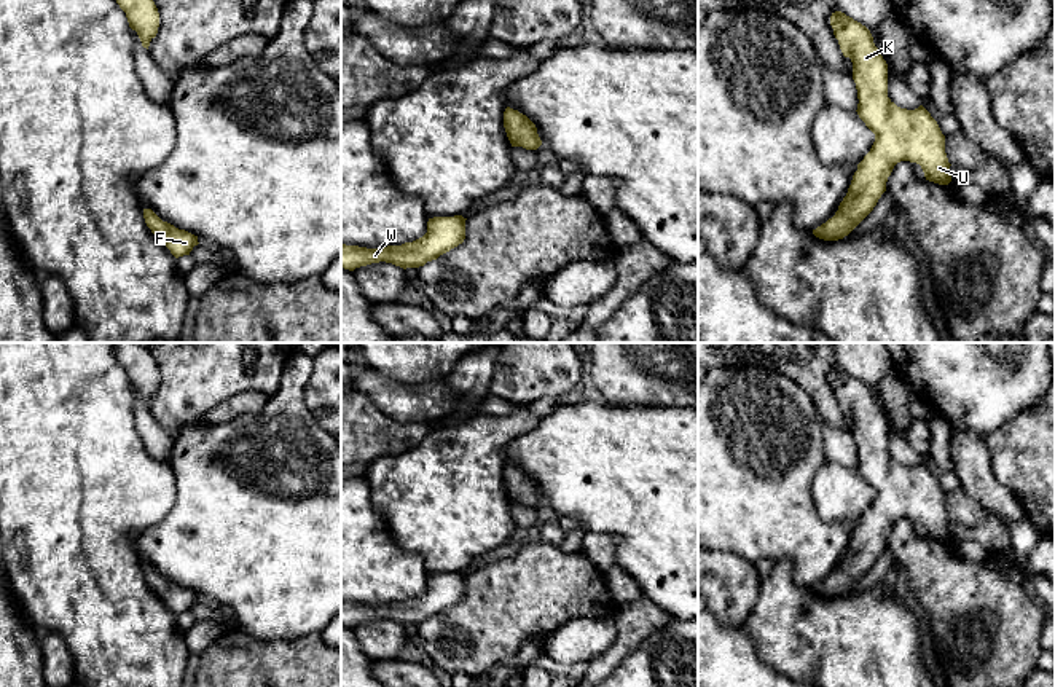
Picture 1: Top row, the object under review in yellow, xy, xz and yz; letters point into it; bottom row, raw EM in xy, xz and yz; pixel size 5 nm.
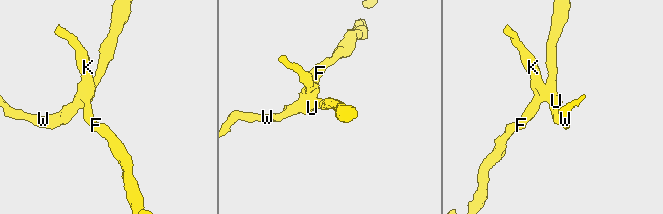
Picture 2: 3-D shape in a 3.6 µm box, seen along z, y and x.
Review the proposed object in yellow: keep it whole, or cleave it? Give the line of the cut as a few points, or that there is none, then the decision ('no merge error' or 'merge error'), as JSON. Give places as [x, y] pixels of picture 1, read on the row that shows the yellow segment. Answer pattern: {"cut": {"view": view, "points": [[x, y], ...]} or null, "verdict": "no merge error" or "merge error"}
{"cut": null, "verdict": "no merge error"}

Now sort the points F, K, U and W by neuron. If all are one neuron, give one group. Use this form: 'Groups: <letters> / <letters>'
Groups: F K U W

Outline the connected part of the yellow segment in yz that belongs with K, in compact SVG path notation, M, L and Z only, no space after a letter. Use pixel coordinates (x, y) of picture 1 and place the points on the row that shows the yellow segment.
M841 11L832 13L830 26L843 56L853 62L859 99L856 112L875 134L838 210L813 230L819 239L838 241L873 210L897 163L920 164L926 180L939 185L951 182L951 164L945 153L945 135L931 113L923 105L900 108L888 97L888 64L870 30Z

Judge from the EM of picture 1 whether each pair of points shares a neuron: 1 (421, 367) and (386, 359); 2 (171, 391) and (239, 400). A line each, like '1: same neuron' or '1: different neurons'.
1: same neuron
2: different neurons

